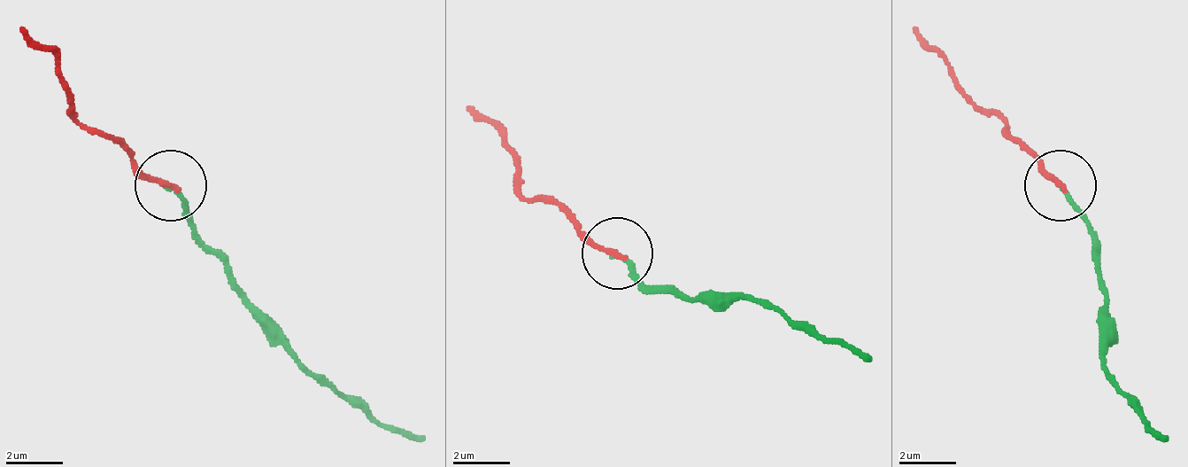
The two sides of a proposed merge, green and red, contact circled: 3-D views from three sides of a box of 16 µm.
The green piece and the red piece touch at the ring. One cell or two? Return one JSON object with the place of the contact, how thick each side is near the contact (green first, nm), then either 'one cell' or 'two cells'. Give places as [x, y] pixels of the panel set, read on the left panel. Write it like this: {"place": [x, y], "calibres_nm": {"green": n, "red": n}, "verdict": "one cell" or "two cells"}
{"place": [170, 185], "calibres_nm": {"green": 130, "red": 220}, "verdict": "one cell"}

